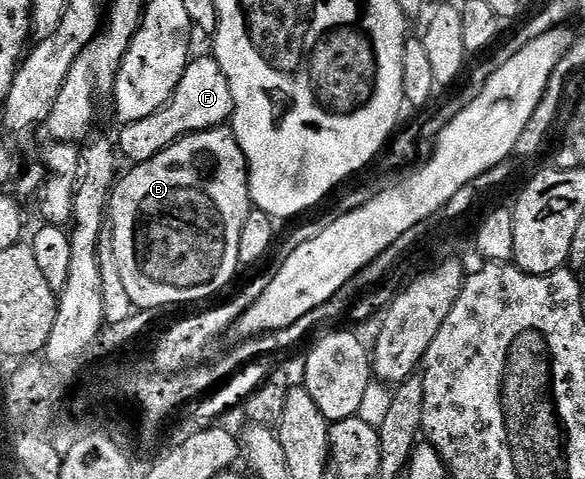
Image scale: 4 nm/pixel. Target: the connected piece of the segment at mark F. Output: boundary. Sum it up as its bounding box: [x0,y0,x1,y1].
[118,54,232,166]

